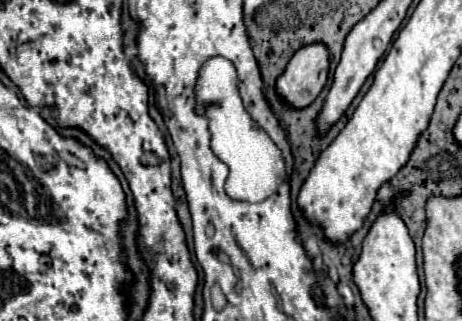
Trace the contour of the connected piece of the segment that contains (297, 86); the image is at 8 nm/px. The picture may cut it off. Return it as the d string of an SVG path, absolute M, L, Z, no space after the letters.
M314 42L308 46L302 46L292 60L288 62L284 74L278 78L278 94L292 104L294 108L304 108L308 104L314 102L314 98L322 92L322 88L326 86L328 80L328 70L330 70L330 52L328 46L322 42Z

